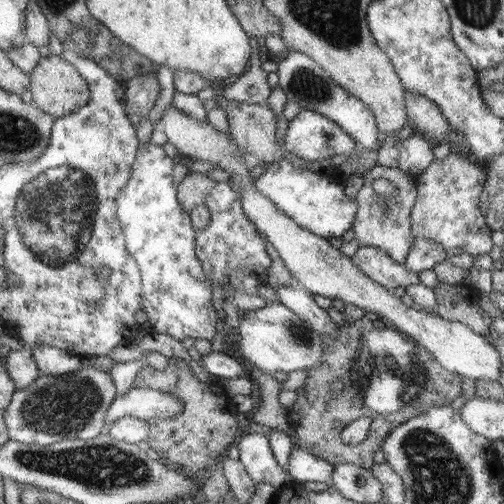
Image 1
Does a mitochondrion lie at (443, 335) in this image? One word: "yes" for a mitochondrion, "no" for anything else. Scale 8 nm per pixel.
no

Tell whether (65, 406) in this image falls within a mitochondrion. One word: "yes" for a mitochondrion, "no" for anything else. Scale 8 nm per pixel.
yes

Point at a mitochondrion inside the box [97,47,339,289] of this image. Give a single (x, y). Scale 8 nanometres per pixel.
(304, 83)

